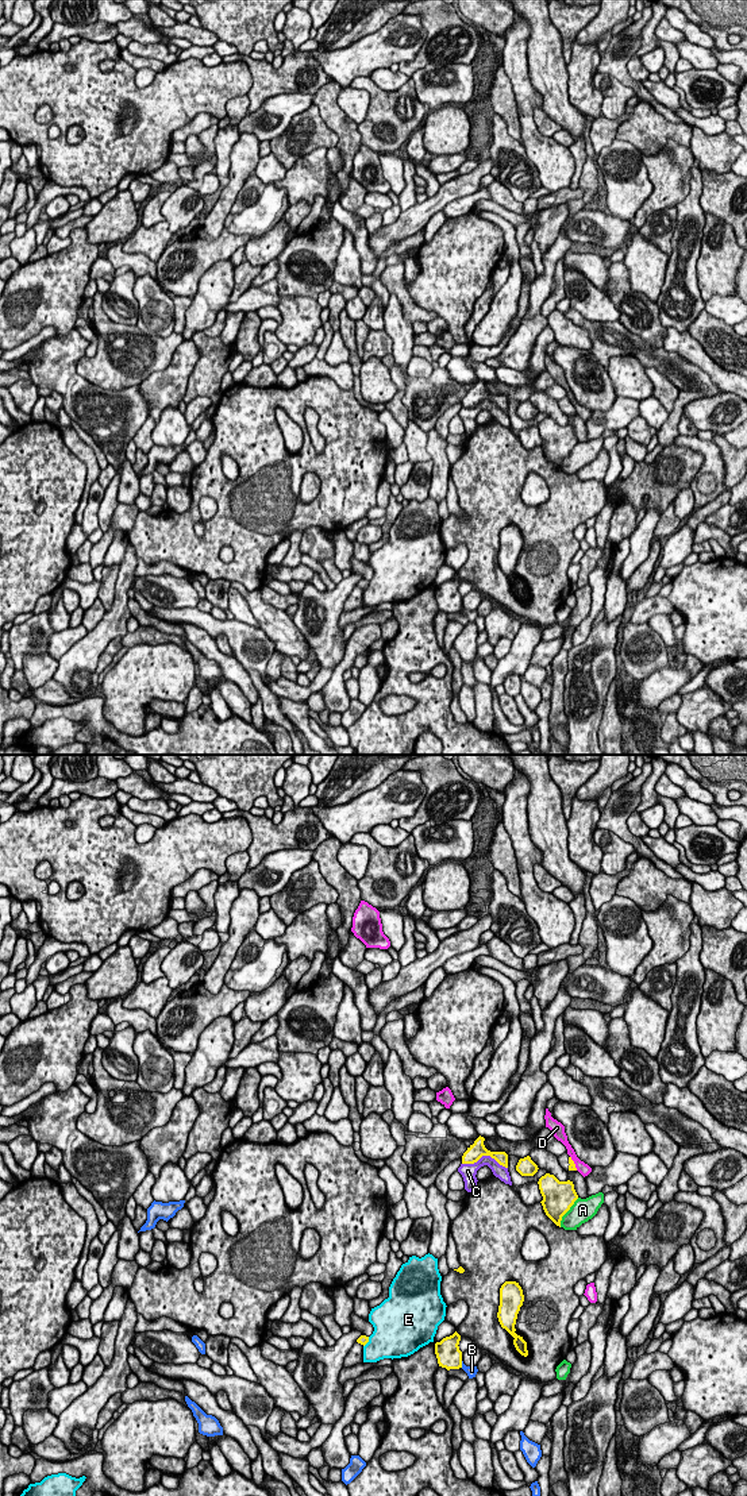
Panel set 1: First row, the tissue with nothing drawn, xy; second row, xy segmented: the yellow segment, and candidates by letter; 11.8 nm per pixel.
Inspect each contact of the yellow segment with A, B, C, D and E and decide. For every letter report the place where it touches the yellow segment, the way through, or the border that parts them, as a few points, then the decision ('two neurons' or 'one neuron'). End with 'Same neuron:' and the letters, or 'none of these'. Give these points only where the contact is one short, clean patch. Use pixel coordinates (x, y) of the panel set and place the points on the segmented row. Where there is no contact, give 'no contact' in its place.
A: xy (566, 1211) | two neurons
B: xy (461, 1364) | two neurons
C: xy (485, 1155) | two neurons
D: xy (573, 1163) | two neurons
E: xy (368, 1341) | two neurons
Same neuron: none of these

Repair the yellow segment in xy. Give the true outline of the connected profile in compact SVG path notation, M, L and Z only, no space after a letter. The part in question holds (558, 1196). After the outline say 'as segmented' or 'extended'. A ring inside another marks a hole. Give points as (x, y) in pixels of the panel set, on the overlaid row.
M546 1173L538 1181L546 1215L561 1227L562 1217L570 1210L578 1195L573 1181L559 1181L554 1175Z; as segmented

